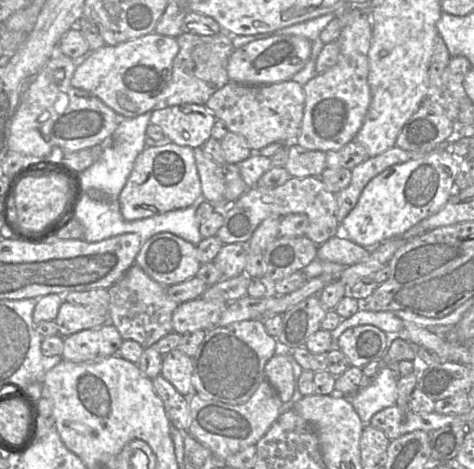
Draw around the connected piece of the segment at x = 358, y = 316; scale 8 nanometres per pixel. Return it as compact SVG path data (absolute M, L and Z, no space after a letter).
M359 310L349 318L343 319L340 324L331 331L334 346L339 336L348 328L360 325L373 325L389 336L398 334L404 328L404 321L390 311L375 312L367 310Z

